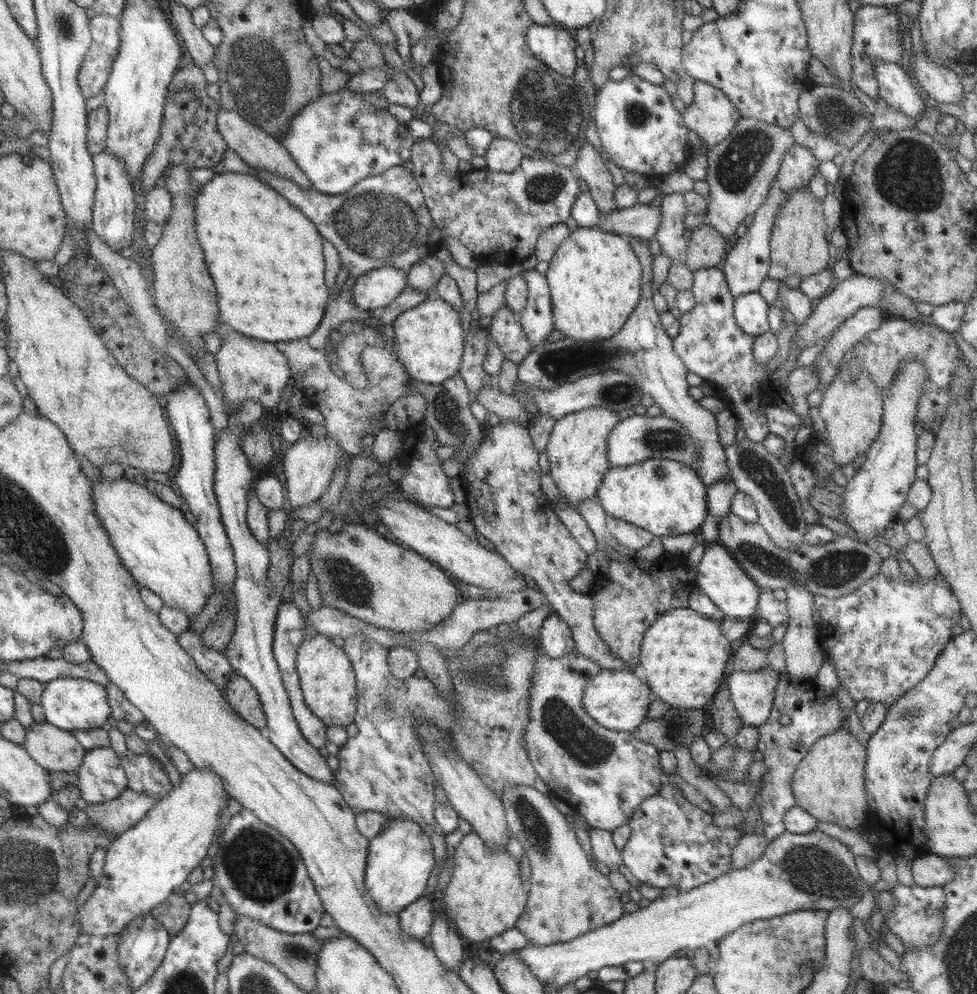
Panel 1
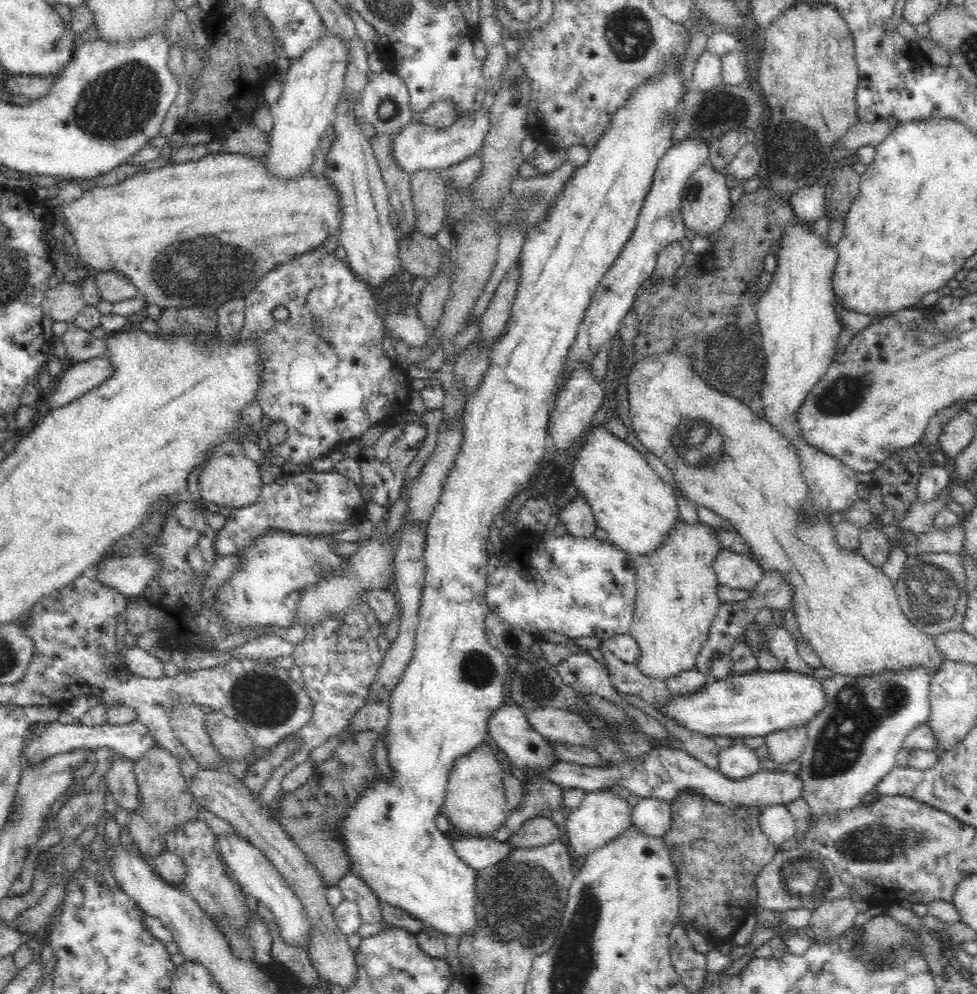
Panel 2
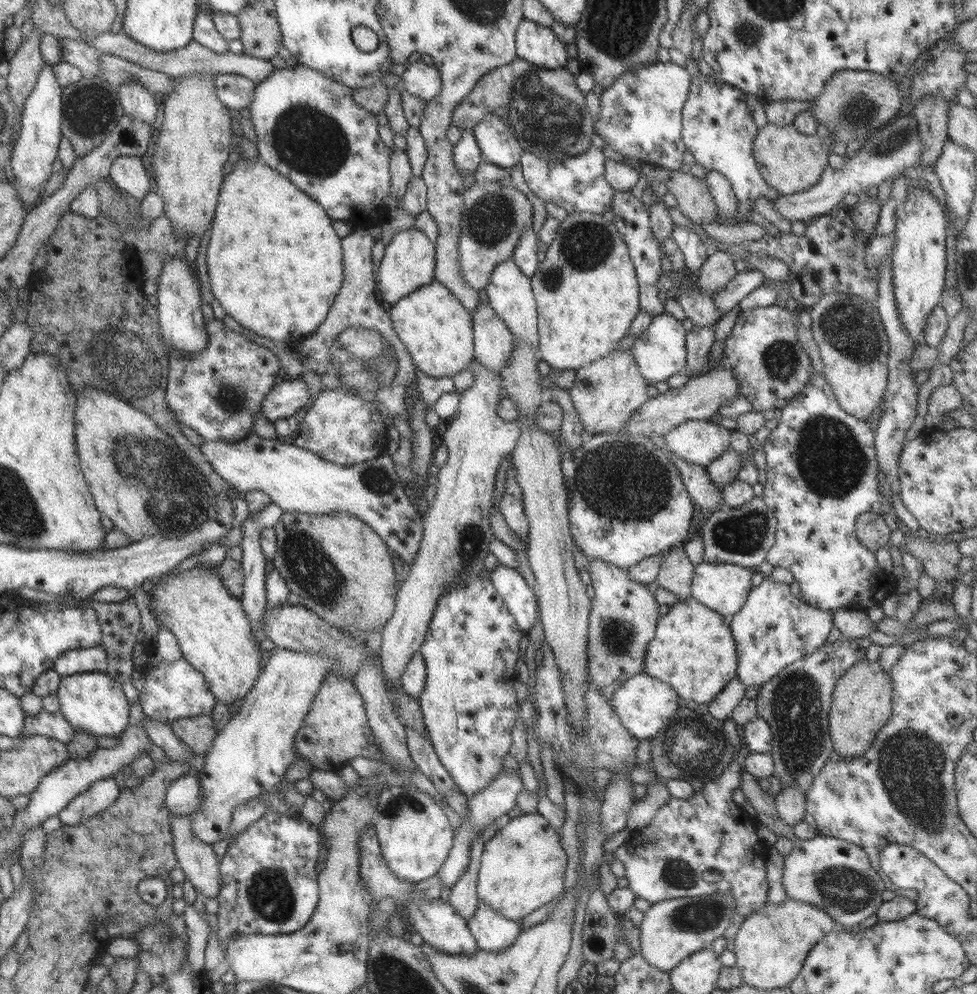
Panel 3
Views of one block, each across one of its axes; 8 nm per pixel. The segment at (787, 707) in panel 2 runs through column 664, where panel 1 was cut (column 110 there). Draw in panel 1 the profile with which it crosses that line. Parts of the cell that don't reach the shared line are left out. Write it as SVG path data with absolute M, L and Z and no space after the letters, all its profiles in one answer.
M56 678L45 683L40 705L47 723L69 732L102 727L111 712L104 686L85 678Z

